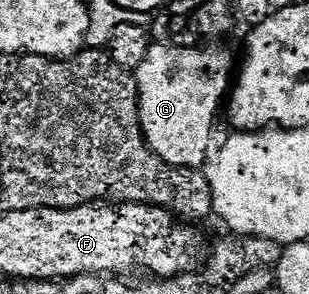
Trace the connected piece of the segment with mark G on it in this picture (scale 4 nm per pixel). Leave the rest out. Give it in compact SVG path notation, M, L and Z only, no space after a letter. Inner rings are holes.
M157 41L138 65L135 78L141 132L149 148L176 167L204 168L211 155L209 138L213 135L213 118L231 87L228 57L217 45L178 47Z

